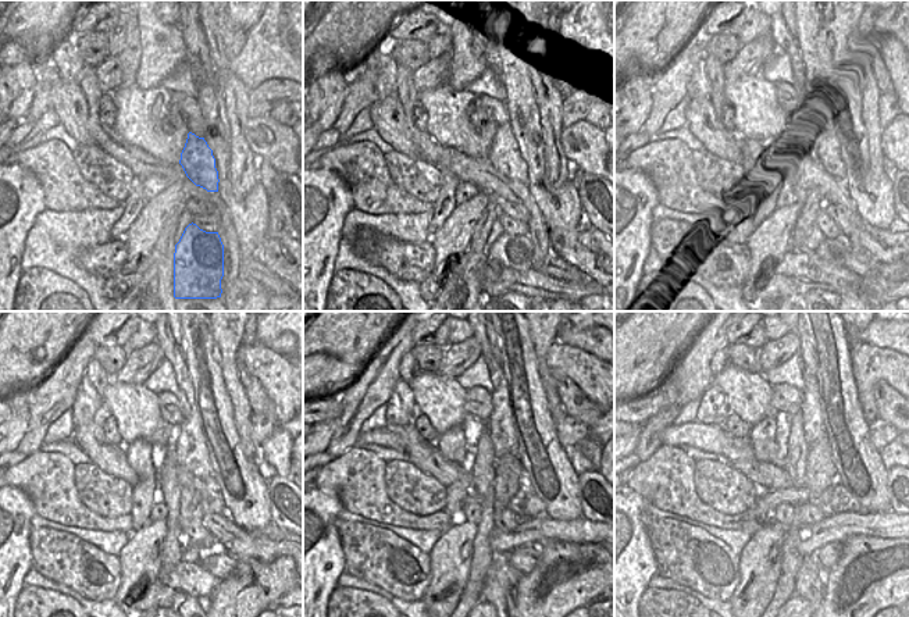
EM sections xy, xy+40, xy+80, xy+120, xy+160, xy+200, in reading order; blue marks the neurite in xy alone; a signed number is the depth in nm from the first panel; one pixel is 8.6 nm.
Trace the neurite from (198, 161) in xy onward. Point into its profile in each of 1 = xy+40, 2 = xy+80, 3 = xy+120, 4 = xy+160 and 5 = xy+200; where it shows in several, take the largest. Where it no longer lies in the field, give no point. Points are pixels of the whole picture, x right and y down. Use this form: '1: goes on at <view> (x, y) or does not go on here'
1: goes on at xy+40 (505, 154)
2: goes on at xy+80 (812, 146)
3: goes on at xy+120 (191, 452)
4: goes on at xy+160 (501, 423)
5: goes on at xy+200 (813, 425)

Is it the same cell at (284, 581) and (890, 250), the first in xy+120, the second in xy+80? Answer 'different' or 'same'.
different

